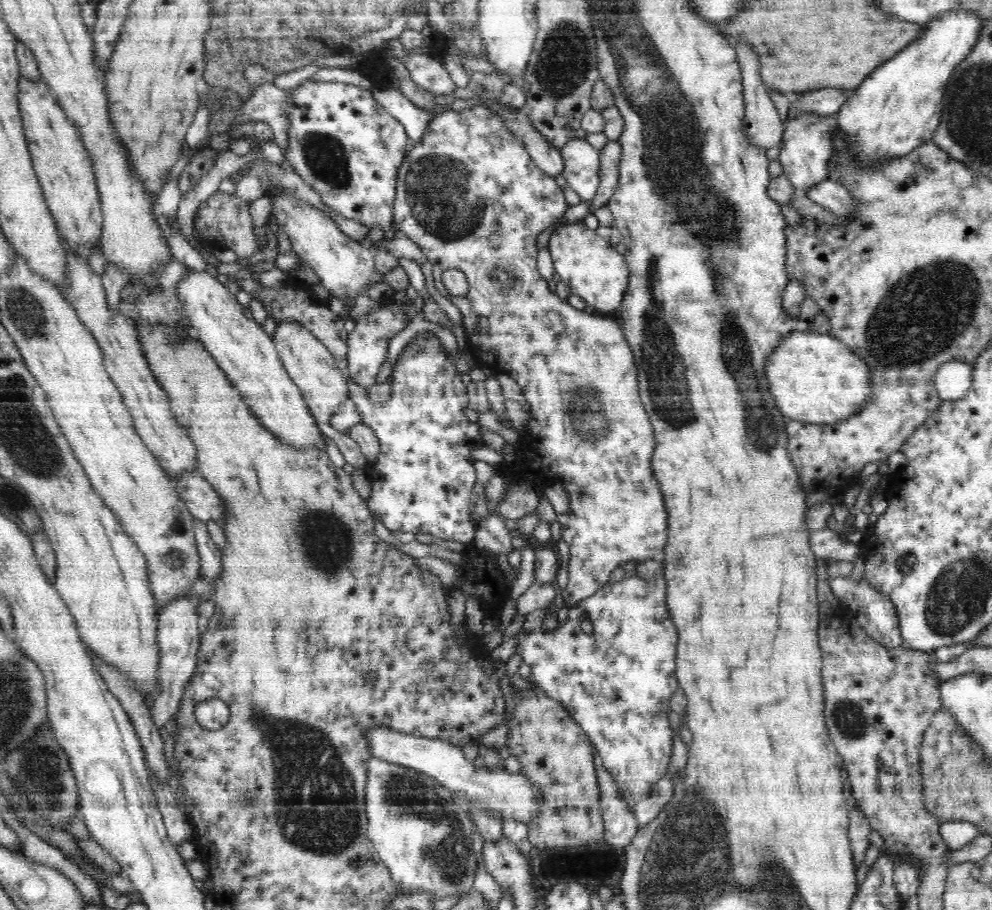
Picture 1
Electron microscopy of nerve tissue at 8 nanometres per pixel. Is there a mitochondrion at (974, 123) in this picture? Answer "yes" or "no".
yes

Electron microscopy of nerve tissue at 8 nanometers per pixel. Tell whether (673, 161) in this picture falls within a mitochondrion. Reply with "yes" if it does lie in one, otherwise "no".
yes

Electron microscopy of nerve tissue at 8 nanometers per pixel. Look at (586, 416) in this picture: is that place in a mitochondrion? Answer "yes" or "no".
yes

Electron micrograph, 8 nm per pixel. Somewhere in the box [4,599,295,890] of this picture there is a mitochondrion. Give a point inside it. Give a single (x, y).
(42, 769)

